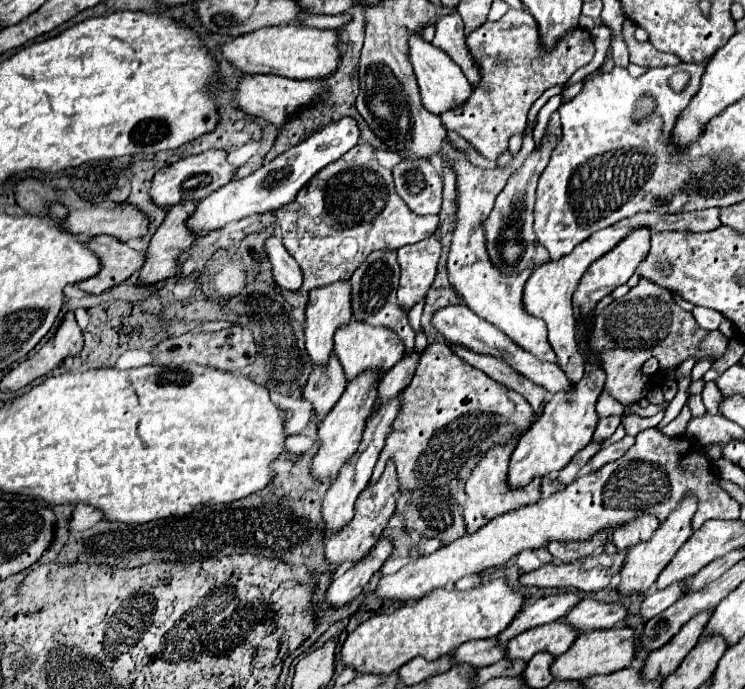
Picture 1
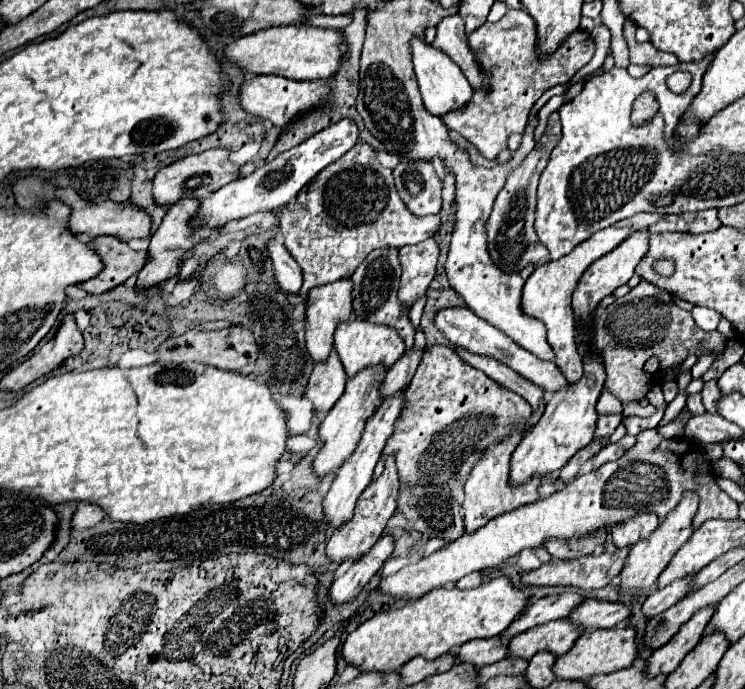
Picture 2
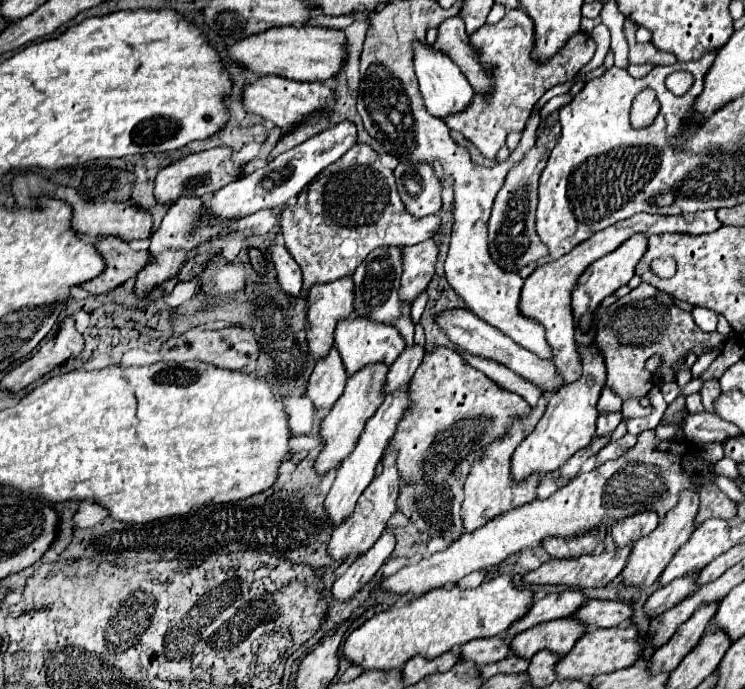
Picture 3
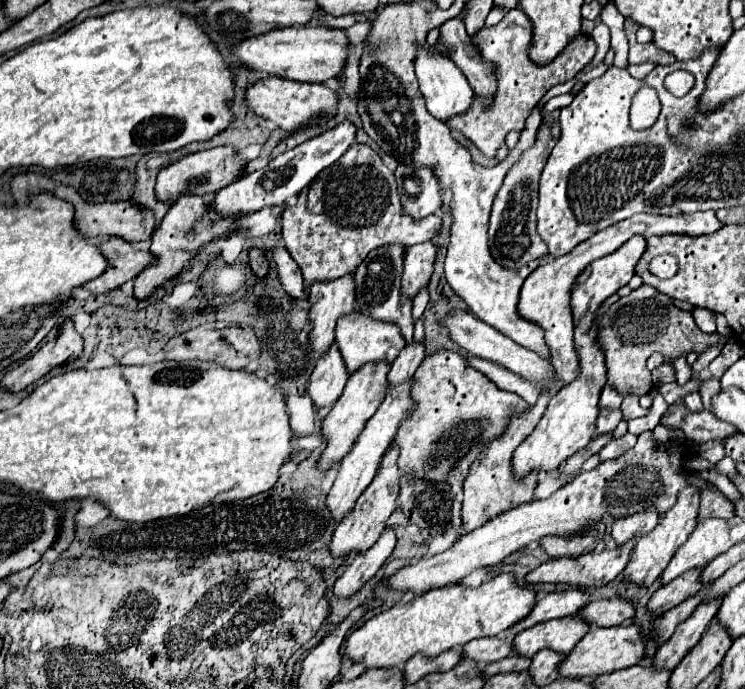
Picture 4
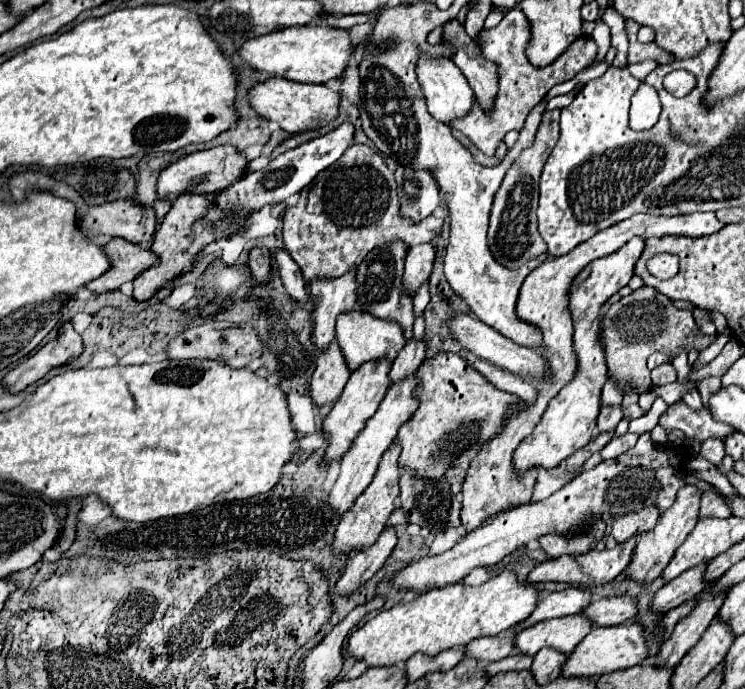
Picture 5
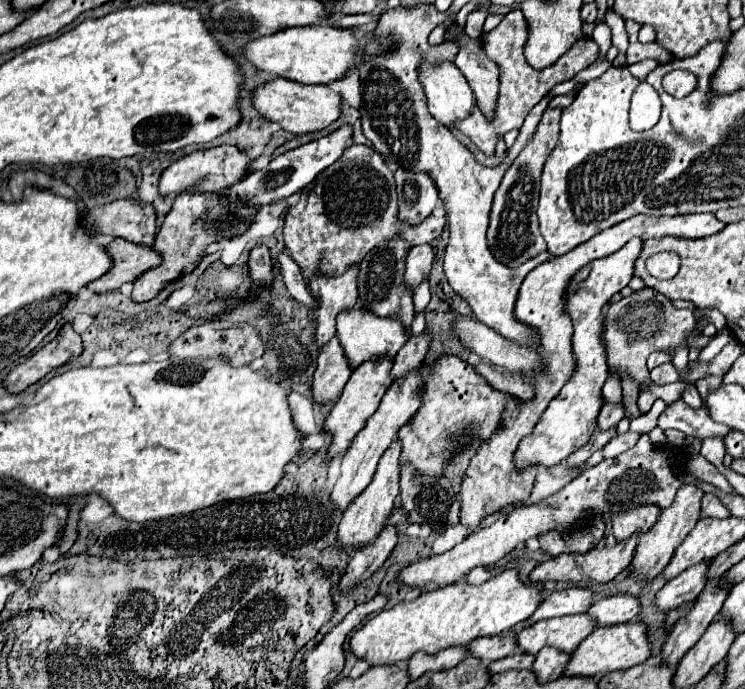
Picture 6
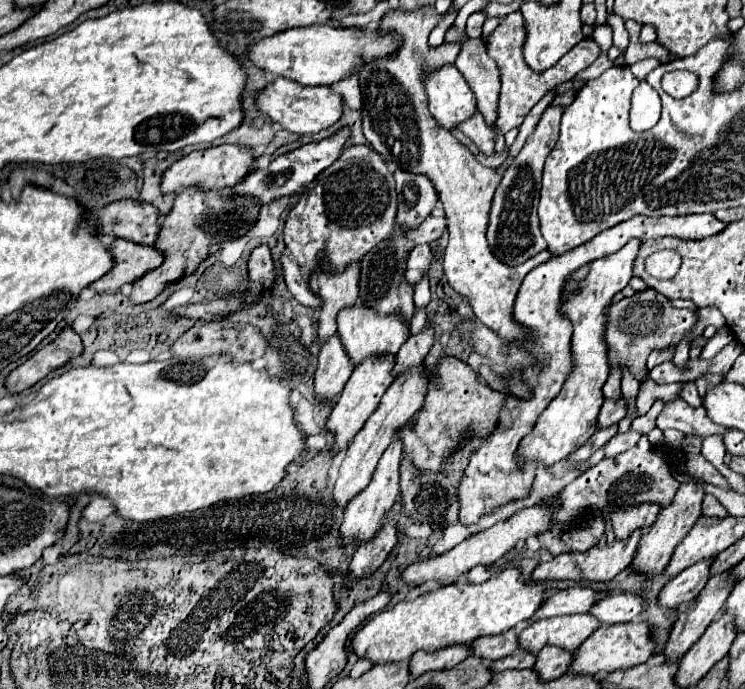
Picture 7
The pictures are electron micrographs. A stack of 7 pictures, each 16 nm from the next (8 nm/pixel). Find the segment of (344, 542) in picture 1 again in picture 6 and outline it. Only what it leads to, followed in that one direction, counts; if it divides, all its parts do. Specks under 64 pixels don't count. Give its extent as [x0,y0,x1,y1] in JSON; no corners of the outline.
[338,440,402,548]

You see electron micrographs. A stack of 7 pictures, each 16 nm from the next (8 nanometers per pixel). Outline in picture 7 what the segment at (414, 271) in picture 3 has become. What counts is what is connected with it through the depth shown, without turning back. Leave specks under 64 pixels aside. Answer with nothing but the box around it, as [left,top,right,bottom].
[406,246,432,284]

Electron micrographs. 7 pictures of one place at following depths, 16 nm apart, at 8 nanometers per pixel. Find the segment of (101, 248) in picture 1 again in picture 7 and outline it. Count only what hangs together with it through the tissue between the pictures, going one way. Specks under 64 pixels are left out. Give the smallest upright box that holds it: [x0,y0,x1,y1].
[90,238,164,292]

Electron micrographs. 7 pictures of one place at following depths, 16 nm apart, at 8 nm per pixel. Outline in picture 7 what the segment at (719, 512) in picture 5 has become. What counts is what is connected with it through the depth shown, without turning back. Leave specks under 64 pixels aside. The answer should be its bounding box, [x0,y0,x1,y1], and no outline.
[702,494,728,518]

